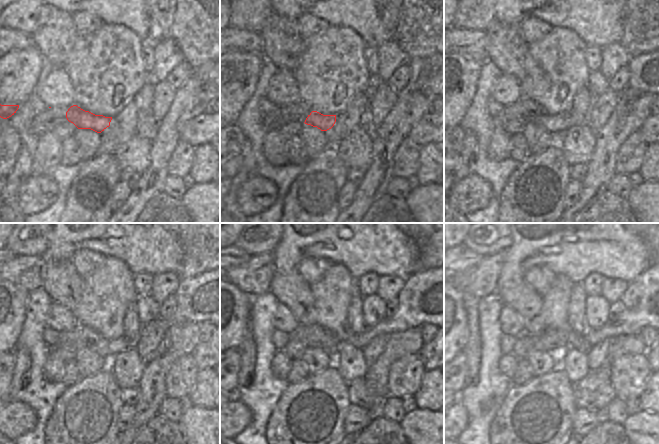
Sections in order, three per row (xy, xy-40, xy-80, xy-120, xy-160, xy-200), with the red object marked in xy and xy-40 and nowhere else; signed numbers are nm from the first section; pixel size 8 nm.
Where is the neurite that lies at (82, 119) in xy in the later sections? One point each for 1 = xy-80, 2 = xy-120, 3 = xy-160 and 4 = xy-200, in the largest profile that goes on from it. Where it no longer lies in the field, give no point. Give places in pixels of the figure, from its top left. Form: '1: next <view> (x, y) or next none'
1: next xy-80 (555, 124)
2: next xy-120 (112, 347)
3: next xy-160 (423, 299)
4: next xy-200 (647, 302)

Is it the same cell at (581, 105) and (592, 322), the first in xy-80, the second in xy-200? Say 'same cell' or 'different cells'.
different cells

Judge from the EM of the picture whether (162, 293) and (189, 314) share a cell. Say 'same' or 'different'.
different

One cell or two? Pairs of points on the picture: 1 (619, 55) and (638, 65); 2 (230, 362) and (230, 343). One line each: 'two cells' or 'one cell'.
1: two cells
2: two cells

